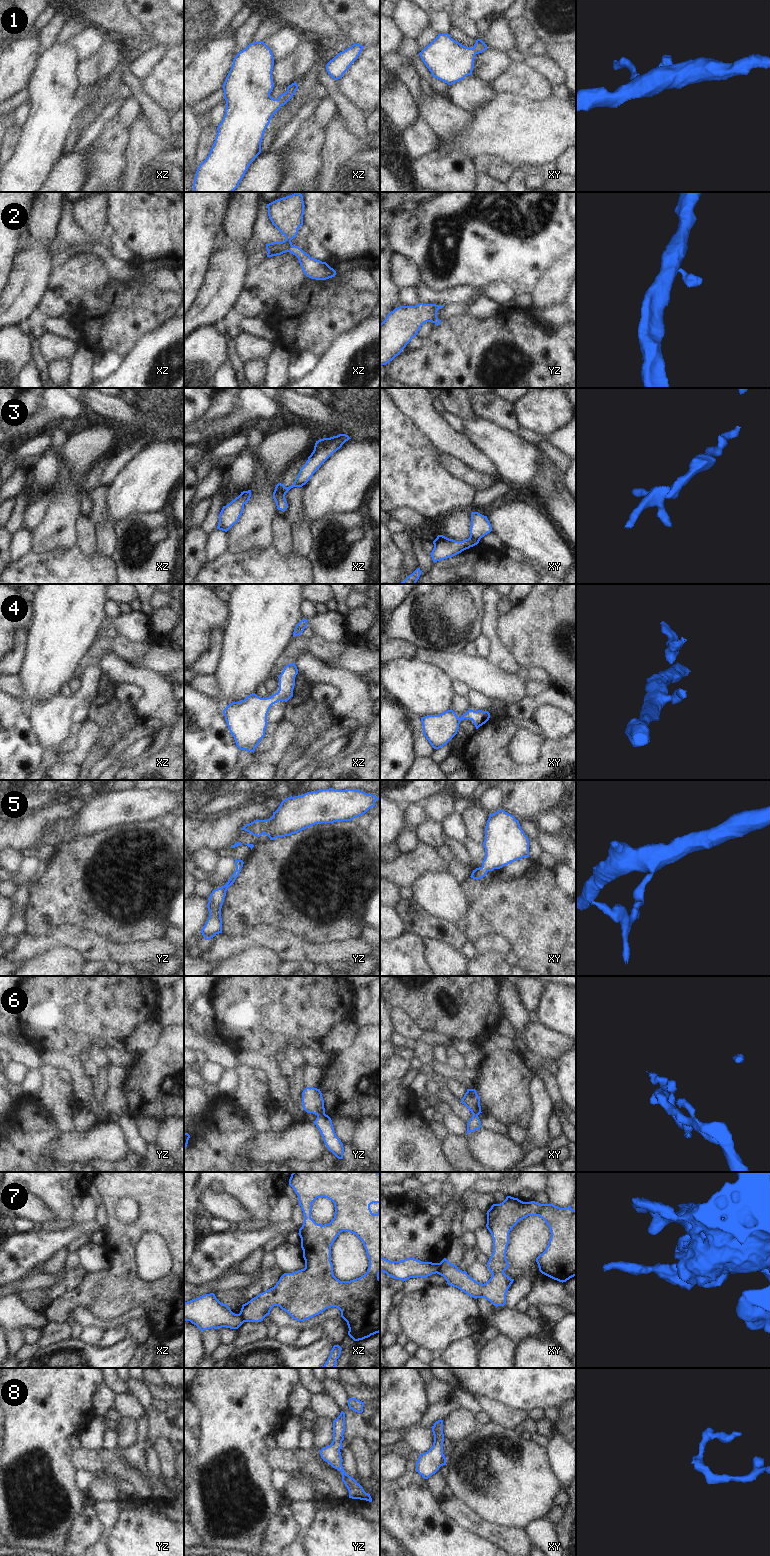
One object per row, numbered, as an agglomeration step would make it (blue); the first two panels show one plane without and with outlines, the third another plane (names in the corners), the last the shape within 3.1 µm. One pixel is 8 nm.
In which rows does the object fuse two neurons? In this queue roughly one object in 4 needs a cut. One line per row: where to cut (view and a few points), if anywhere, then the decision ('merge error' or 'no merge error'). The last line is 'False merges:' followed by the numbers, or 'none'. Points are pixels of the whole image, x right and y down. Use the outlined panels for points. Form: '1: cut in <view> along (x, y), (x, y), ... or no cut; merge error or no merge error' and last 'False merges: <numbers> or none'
1: no cut; no merge error
2: cut in xz along (293, 246), (287, 251); merge error
3: cut in xy along (470, 536), (478, 541); merge error
4: no cut; no merge error
5: no cut; no merge error
6: cut in yz along (324, 1113), (317, 1116); merge error
7: cut in xy along (439, 1263), (439, 1269), (436, 1272); merge error
8: no cut; no merge error
False merges: 2, 3, 6, 7

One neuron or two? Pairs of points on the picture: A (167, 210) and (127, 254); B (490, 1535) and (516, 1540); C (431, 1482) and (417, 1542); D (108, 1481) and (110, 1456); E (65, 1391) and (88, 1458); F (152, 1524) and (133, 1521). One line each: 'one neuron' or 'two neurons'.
A: two neurons
B: one neuron
C: two neurons
D: two neurons
E: two neurons
F: one neuron

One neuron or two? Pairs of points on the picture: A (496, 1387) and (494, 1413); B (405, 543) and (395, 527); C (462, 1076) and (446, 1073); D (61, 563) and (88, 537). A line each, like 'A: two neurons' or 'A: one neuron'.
A: two neurons
B: two neurons
C: one neuron
D: two neurons

